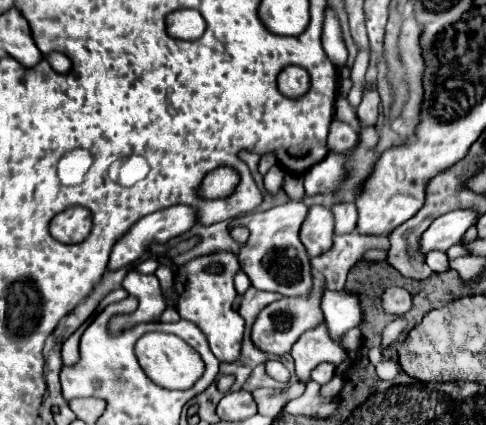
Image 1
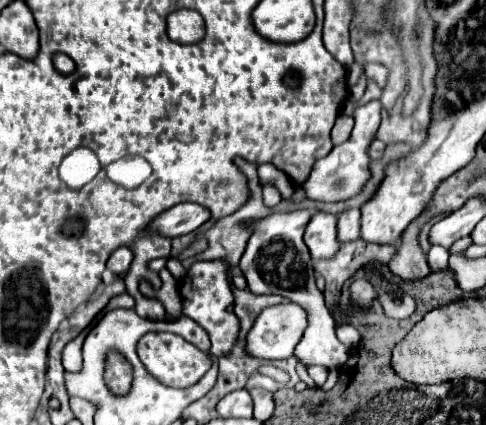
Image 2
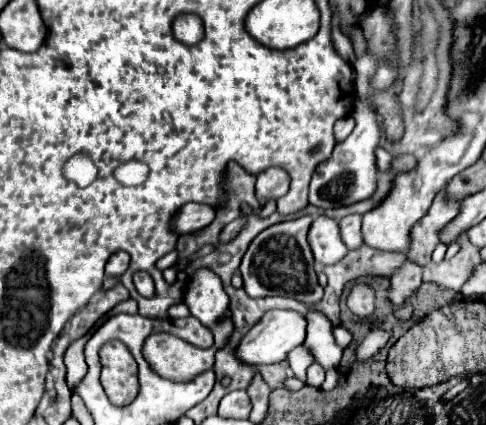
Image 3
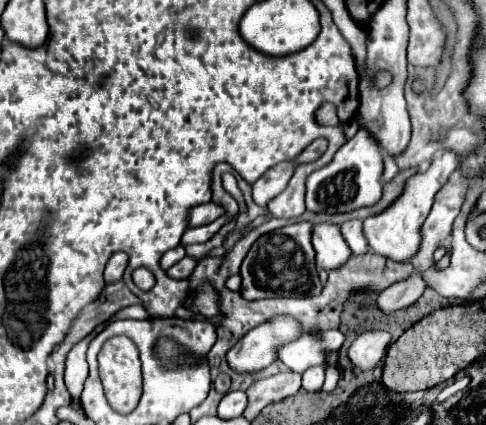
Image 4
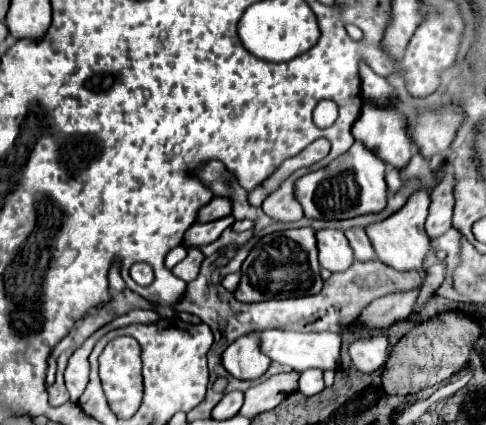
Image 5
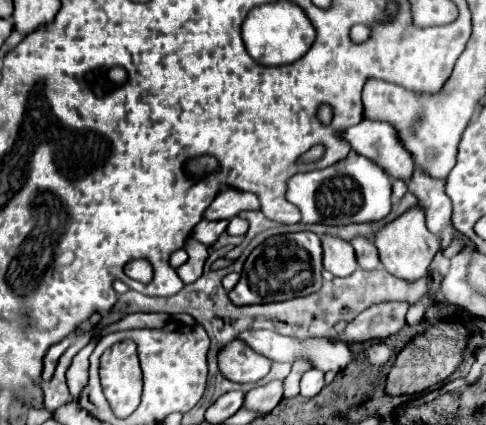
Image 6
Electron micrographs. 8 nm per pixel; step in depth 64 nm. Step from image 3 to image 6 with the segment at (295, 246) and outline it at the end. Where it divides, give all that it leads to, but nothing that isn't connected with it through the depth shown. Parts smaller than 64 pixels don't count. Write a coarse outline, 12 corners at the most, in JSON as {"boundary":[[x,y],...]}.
{"boundary":[[314,232],[266,238],[244,262],[234,304],[322,288]]}

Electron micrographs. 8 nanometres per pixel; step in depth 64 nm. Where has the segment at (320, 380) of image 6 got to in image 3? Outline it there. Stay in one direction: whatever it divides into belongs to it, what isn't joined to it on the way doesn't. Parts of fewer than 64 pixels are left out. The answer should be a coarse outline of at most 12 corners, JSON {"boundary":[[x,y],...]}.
{"boundary":[[320,364],[308,368],[310,386],[324,382],[324,368]]}

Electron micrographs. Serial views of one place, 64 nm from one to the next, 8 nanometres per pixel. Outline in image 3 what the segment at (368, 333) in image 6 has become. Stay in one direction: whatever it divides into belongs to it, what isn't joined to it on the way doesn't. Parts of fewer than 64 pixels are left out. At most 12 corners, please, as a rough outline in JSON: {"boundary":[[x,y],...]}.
{"boundary":[[410,258],[390,280],[388,299],[401,306],[422,284],[422,266]]}

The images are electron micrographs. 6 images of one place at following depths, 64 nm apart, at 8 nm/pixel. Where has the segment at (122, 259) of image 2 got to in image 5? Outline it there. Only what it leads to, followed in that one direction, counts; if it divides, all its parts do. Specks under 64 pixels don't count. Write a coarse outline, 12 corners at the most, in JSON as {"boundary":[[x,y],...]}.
{"boundary":[[118,264],[110,266],[108,284],[114,290],[124,290]]}

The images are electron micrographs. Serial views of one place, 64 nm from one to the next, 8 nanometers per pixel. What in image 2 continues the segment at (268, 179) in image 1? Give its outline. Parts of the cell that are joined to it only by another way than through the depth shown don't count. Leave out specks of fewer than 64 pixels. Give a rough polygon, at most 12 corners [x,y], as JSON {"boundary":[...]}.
{"boundary":[[271,184],[263,186],[264,204],[274,208],[282,197]]}

